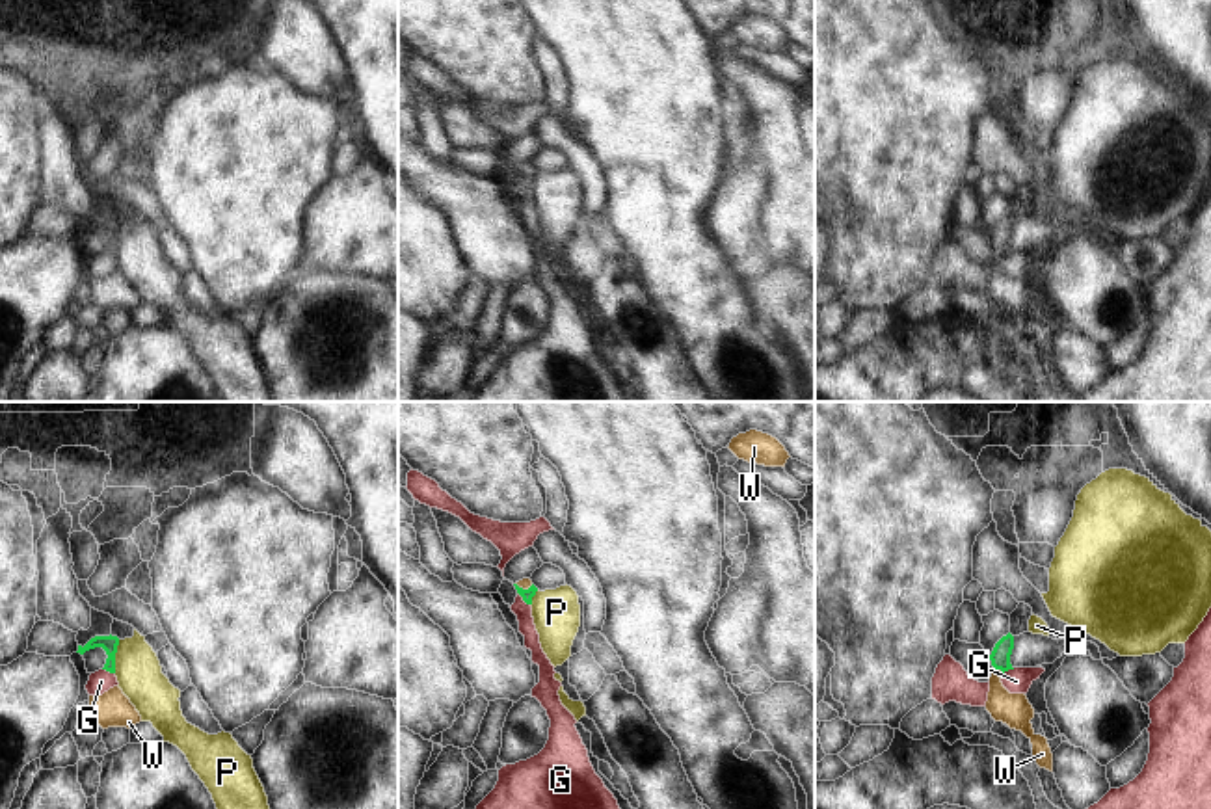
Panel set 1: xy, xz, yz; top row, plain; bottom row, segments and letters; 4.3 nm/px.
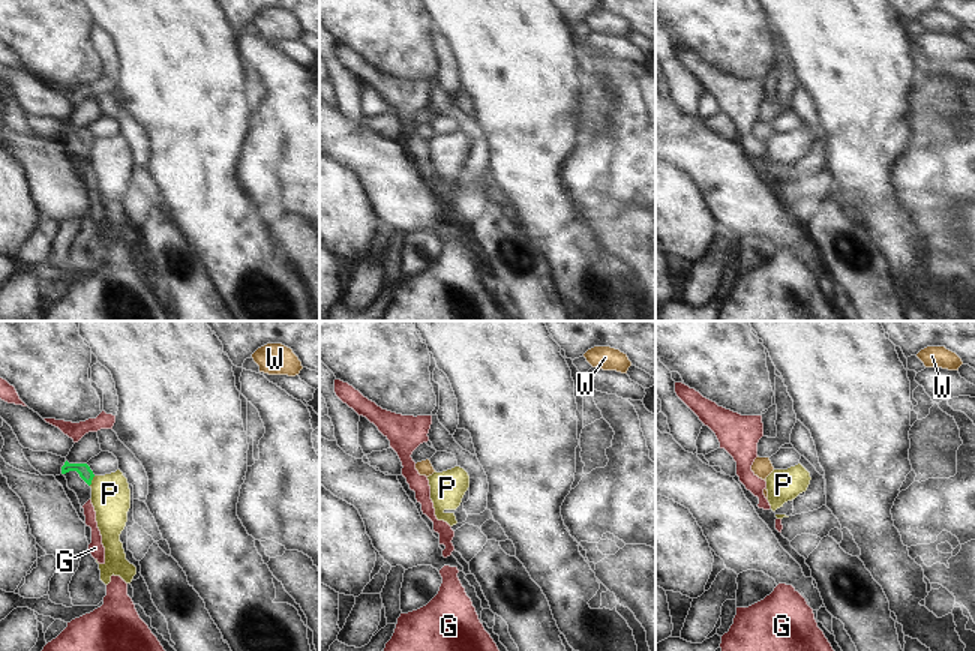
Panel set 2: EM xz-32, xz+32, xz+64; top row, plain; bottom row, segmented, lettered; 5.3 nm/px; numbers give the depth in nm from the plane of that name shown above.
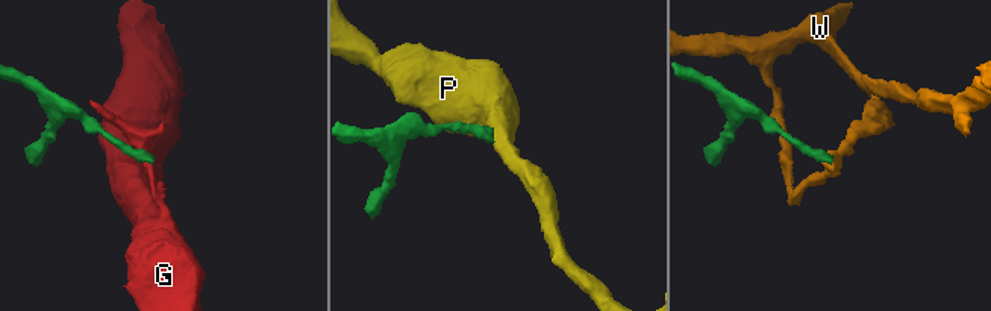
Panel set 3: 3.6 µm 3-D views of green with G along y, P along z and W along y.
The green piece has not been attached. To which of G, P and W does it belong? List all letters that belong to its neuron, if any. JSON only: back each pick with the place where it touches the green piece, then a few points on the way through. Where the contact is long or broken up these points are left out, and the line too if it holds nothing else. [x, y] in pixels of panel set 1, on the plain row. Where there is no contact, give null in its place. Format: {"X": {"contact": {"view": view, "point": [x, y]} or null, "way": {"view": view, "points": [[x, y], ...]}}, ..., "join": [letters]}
{"W": {"contact": {"view": "yz", "point": [999, 251]}, "way": {"view": "yz", "points": [[999, 240], [999, 251], [996, 274], [1012, 292]]}}, "join": ["W"]}

